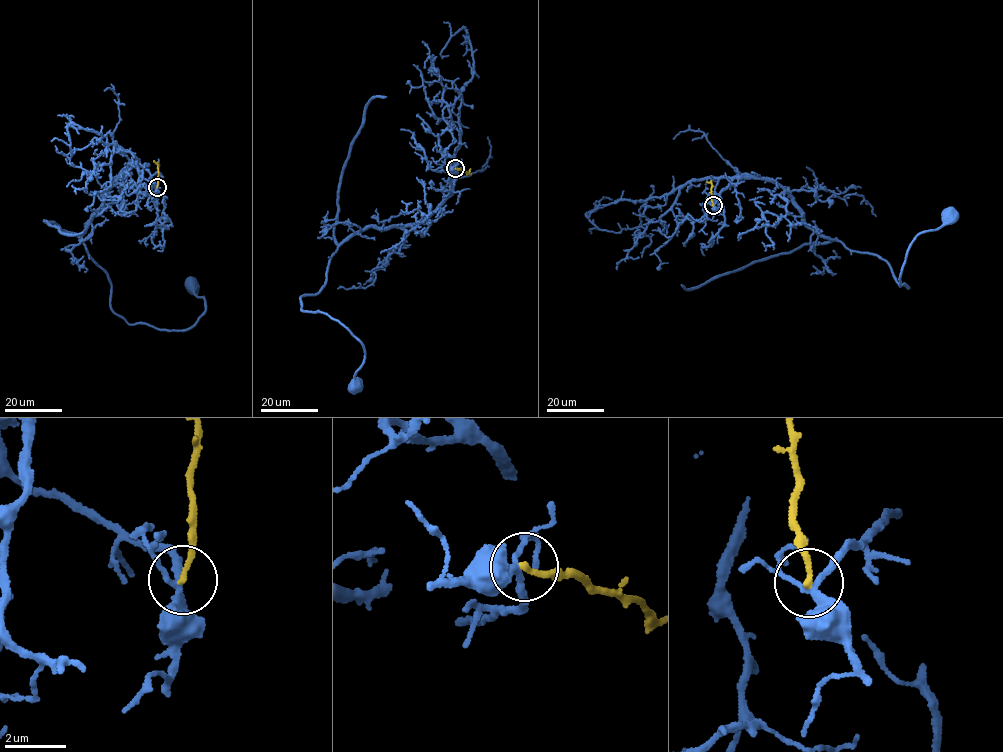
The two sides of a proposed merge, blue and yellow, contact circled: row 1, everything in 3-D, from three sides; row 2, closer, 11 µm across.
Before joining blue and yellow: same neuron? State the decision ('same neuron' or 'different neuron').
different neuron

